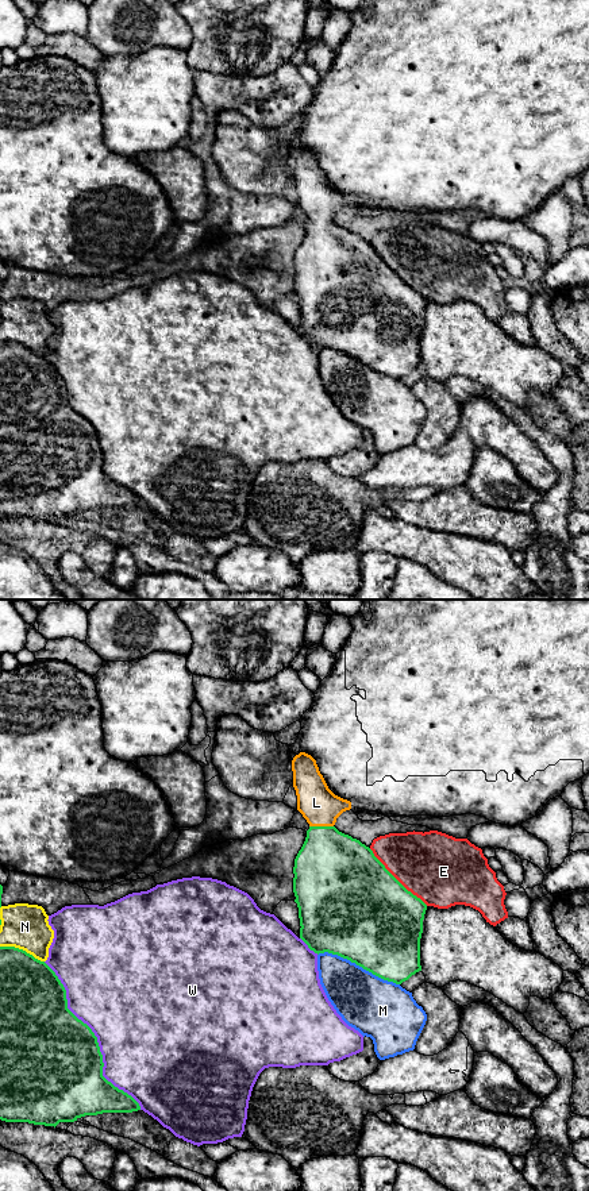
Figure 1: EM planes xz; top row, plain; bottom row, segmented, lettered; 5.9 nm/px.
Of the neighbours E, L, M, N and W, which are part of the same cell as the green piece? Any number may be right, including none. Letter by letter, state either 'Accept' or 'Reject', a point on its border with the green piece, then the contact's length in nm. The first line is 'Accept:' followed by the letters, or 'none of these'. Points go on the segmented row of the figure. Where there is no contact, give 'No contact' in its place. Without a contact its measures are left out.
Accept: L
E: Reject. Touches green at xz (396, 879). Shared border 480 nm
L: Accept. Touches green at xz (322, 827). Shared border 140 nm
M: Reject. Touches green at xz (358, 964). Shared border 500 nm
N: Reject. Touches green at xz (22, 949). Shared border 280 nm
W: Reject. Touches green at xz (96, 1039). Shared border 1050 nm

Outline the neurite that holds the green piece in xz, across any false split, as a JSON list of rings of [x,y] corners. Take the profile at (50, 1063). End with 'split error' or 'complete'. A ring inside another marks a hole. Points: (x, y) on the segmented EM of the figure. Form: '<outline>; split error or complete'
[[[0,947],[0,1119],[5,1122],[28,1122],[34,1125],[57,1126],[59,1122],[74,1122],[85,1115],[103,1113],[132,1113],[140,1110],[139,1103],[123,1090],[115,1087],[103,1076],[103,1055],[92,1029],[78,1020],[69,1009],[66,990],[55,972],[32,955],[15,947]]]; complete

